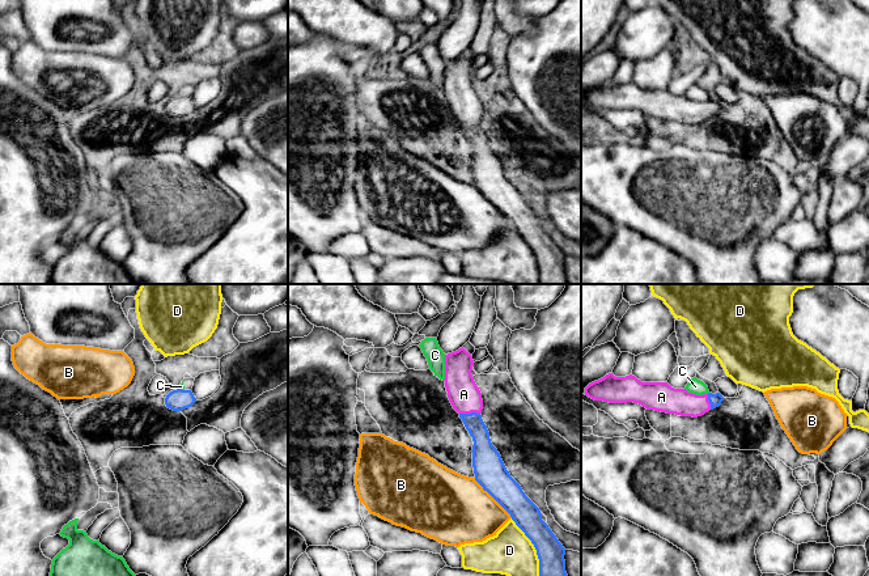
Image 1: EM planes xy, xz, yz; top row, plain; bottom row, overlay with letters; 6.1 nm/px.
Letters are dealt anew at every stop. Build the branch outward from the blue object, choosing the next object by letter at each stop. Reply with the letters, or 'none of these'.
A

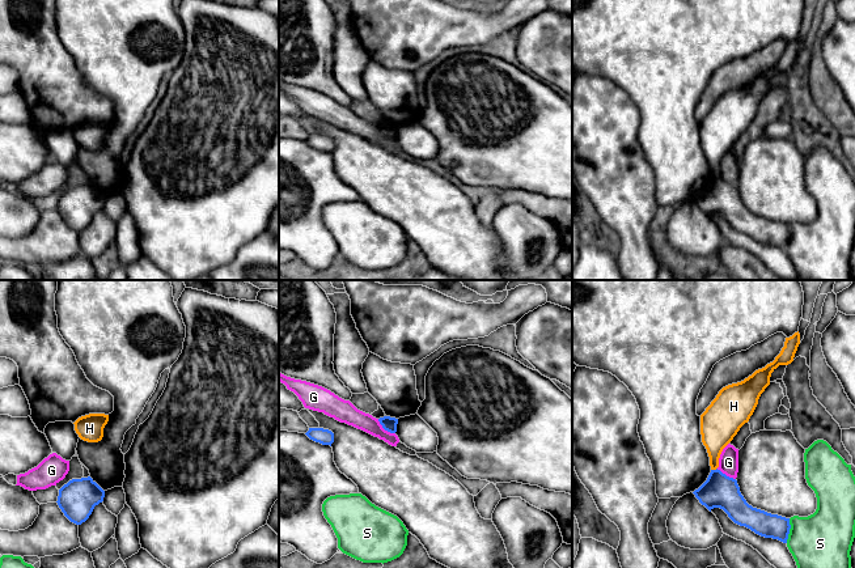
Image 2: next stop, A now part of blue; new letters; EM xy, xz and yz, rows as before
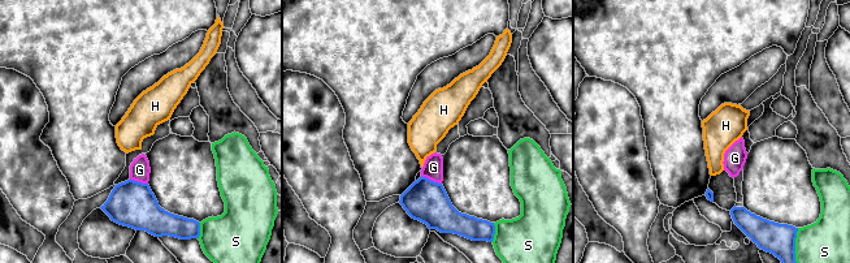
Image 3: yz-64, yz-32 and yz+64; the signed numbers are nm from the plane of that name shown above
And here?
none of these

